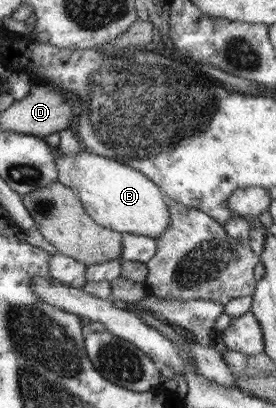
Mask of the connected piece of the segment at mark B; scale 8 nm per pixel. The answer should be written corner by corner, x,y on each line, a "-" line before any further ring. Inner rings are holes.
85,148
76,155
59,154
55,164
57,182
78,193
83,208
98,225
116,232
156,239
171,226
166,194
138,169

